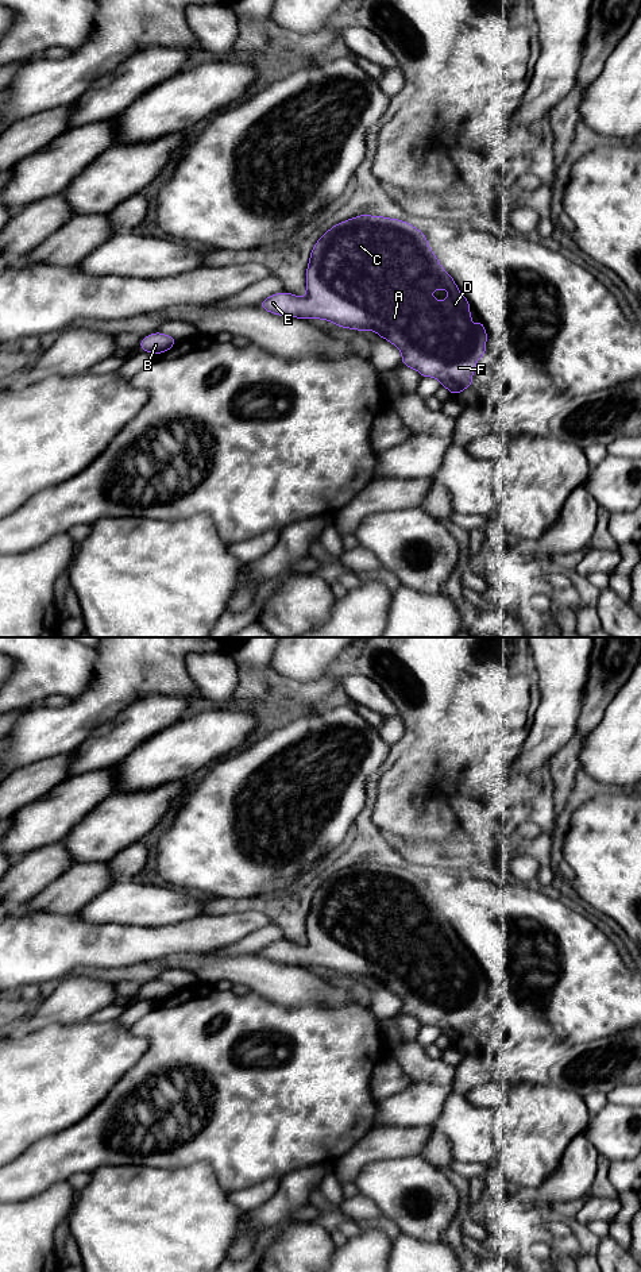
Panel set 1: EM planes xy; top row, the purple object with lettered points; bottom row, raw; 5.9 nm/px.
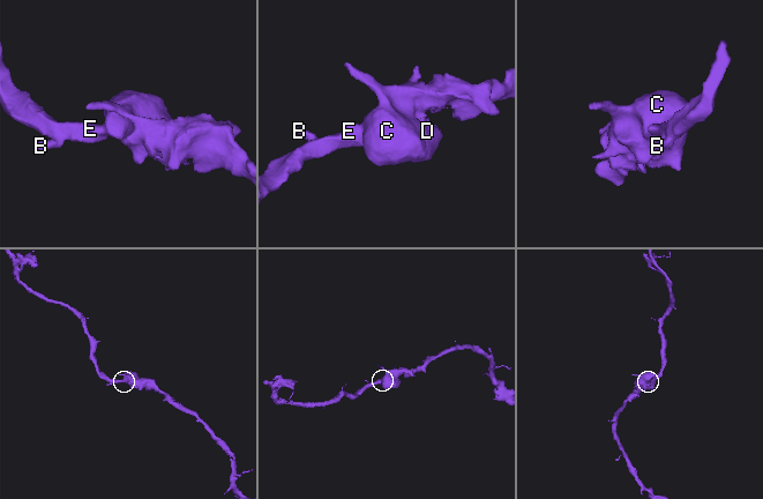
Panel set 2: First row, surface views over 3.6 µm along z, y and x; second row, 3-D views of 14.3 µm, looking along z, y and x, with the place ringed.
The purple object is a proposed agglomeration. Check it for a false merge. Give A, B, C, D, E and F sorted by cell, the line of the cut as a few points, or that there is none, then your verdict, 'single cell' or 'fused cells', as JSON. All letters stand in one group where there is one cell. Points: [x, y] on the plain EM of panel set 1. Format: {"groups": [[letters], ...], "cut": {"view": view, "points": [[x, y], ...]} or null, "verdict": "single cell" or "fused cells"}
{"groups": [["A", "B", "C", "D", "E", "F"]], "cut": null, "verdict": "single cell"}

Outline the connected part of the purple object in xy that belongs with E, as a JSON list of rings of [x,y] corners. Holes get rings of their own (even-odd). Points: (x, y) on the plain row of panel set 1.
[[[360,863],[341,870],[325,880],[314,893],[306,917],[306,945],[291,941],[277,941],[264,947],[260,956],[267,960],[301,967],[323,967],[343,976],[359,979],[372,978],[402,999],[402,1013],[416,1017],[422,1025],[437,1026],[453,1044],[472,1033],[476,1009],[487,997],[487,980],[480,967],[472,978],[467,947],[459,941],[452,925],[440,914],[429,898],[425,882],[408,870],[383,864]],[[448,937],[447,949],[436,949],[429,940]]]

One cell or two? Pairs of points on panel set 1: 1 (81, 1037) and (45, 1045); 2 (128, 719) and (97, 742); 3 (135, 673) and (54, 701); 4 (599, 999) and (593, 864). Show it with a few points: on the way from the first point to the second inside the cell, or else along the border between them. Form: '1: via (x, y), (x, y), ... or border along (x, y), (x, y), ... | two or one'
1: via (72, 1045), (54, 1045) | one
2: via (120, 727), (105, 742) | one
3: border along (73, 698), (57, 706), (42, 705) | two
4: border along (575, 901), (587, 912) | two

